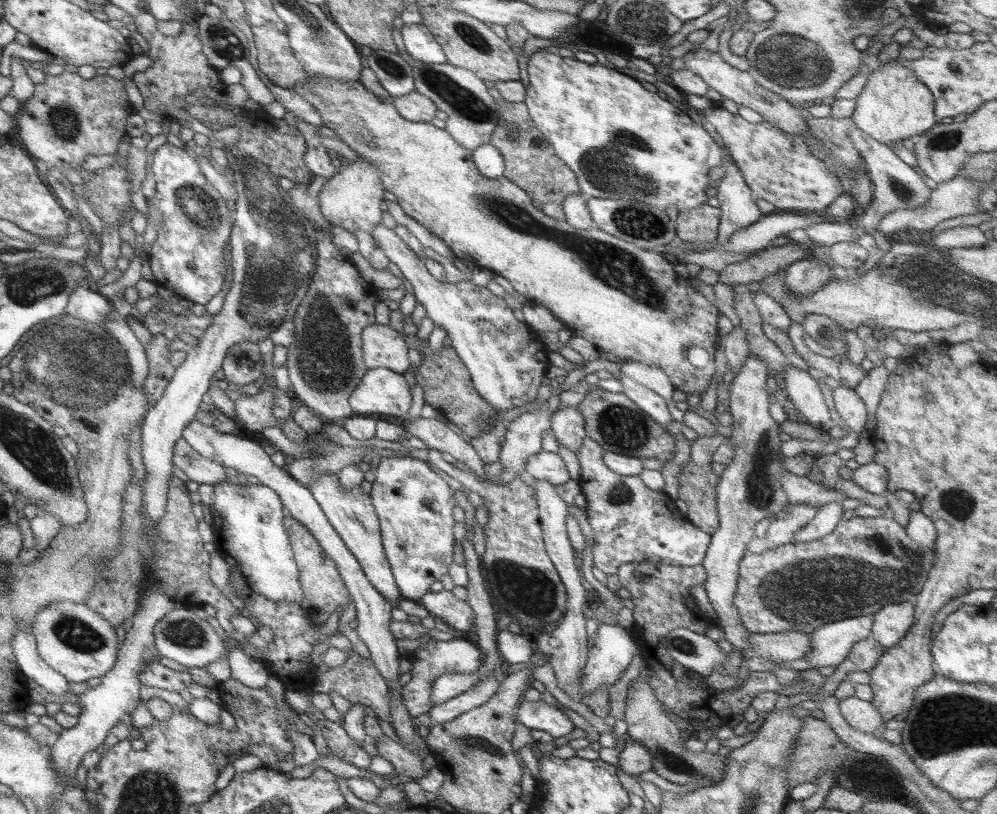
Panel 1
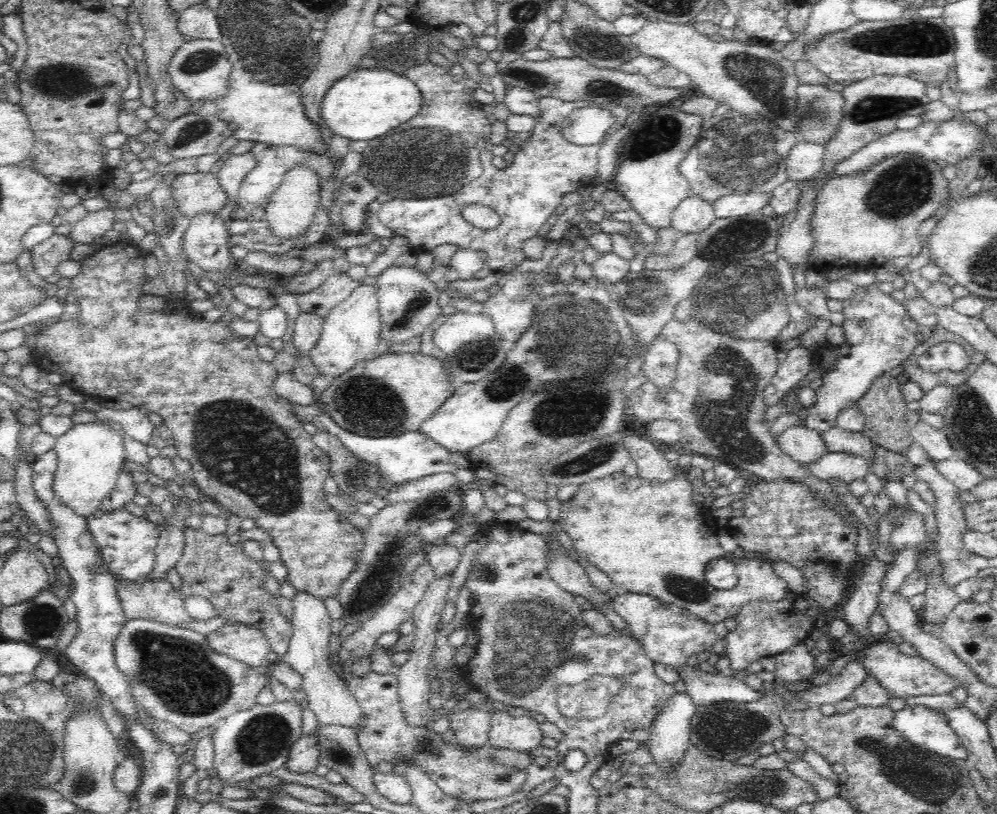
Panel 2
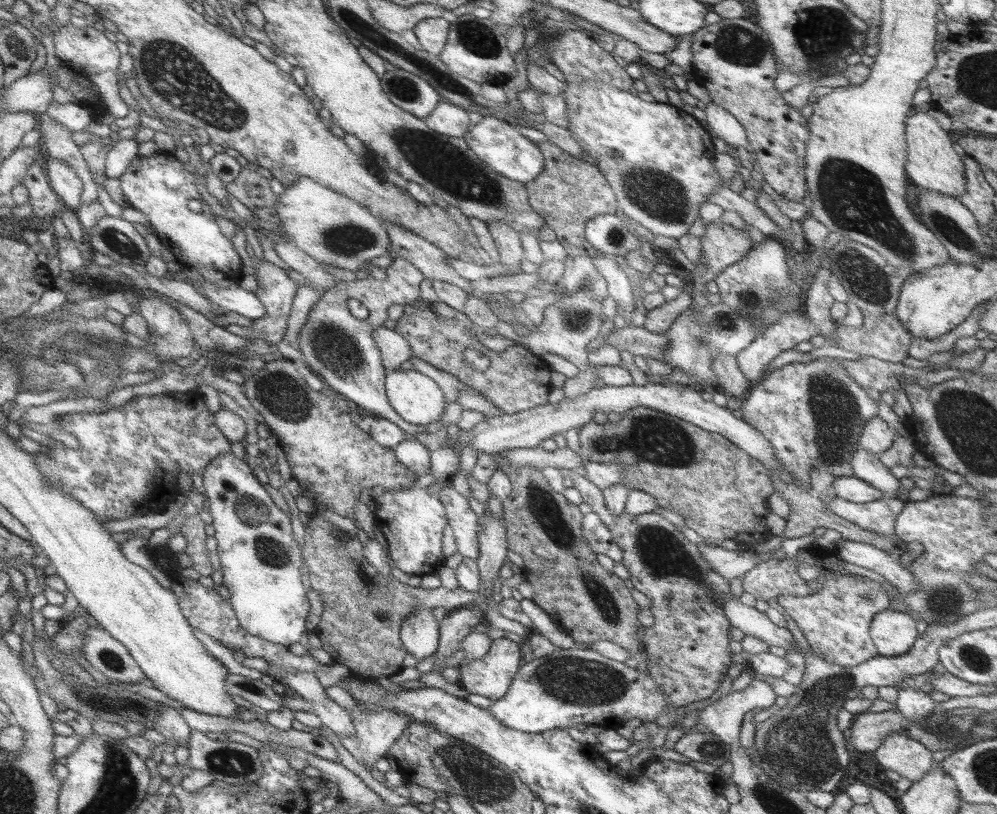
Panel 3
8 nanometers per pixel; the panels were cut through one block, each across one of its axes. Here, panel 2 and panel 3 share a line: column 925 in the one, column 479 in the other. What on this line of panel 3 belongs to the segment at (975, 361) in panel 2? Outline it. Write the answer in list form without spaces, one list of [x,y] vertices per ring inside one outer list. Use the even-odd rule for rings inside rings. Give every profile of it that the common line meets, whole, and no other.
[[[417,300],[417,306],[403,306],[403,316],[397,320],[397,326],[393,330],[399,332],[409,342],[411,358],[423,360],[425,364],[431,364],[433,368],[455,376],[461,384],[471,386],[473,390],[479,392],[479,396],[489,400],[495,408],[503,410],[503,414],[513,416],[547,404],[547,394],[551,390],[549,366],[541,358],[529,354],[523,346],[509,346],[499,354],[491,352],[485,346],[481,346],[481,340],[473,340],[463,332],[469,326],[471,320],[463,312],[457,312],[443,302],[427,304]],[[465,350],[475,350],[483,354],[489,360],[489,368],[485,372],[473,370],[463,360]]]

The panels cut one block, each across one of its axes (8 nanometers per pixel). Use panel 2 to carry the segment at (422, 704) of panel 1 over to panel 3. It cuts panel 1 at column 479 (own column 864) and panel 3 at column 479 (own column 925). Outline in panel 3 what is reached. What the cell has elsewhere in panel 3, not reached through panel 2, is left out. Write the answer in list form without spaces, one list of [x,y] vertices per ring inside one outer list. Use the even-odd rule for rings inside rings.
[[[505,638],[491,642],[487,654],[479,660],[459,664],[457,686],[469,694],[483,696],[491,702],[505,698],[515,672],[523,664],[519,644]]]

